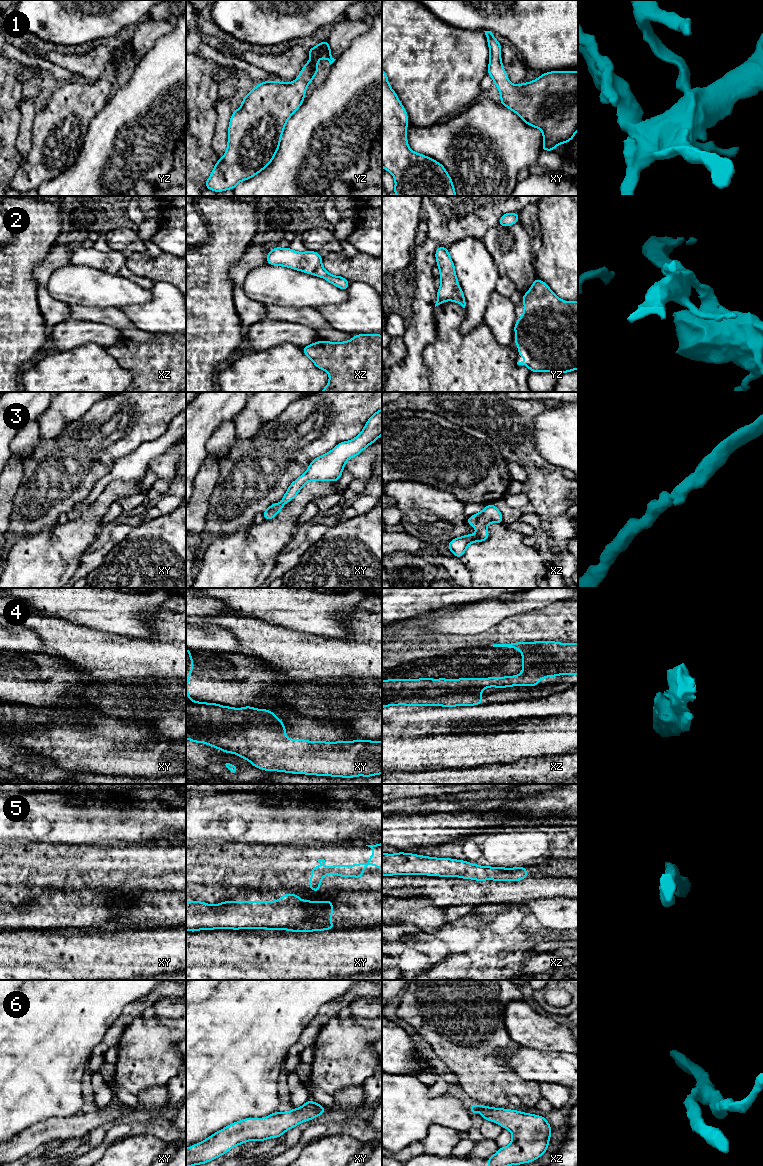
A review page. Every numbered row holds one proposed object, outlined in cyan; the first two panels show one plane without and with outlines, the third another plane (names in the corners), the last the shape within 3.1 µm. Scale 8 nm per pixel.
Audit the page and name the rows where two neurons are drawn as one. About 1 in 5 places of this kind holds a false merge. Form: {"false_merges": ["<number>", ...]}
{"false_merges": []}

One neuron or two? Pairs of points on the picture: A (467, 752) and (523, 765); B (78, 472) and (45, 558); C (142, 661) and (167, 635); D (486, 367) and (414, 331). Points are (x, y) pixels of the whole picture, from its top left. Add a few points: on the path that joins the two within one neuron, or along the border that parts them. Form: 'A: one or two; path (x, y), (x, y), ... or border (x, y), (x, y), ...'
A: two; border (525, 756), (504, 763), (485, 765)
B: two; border (57, 522), (37, 534)
C: one; path (148, 655), (162, 641)
D: two; border (435, 318), (435, 338), (423, 350), (424, 363)

